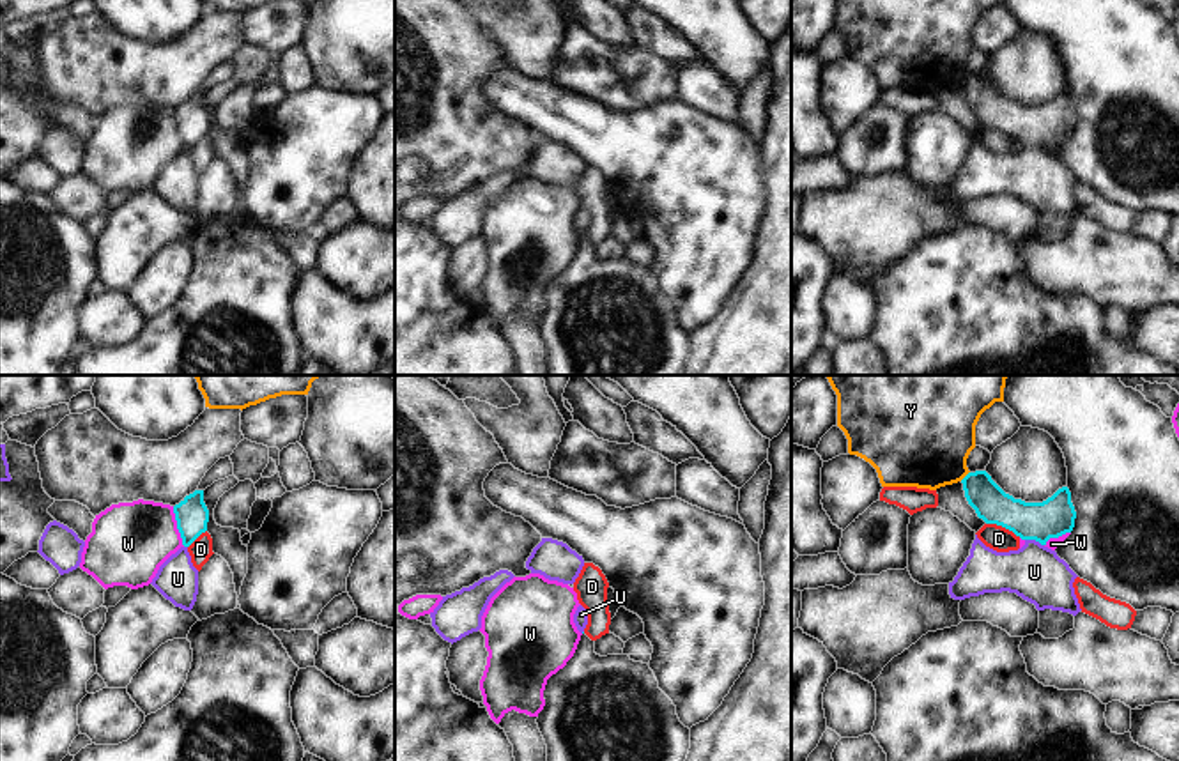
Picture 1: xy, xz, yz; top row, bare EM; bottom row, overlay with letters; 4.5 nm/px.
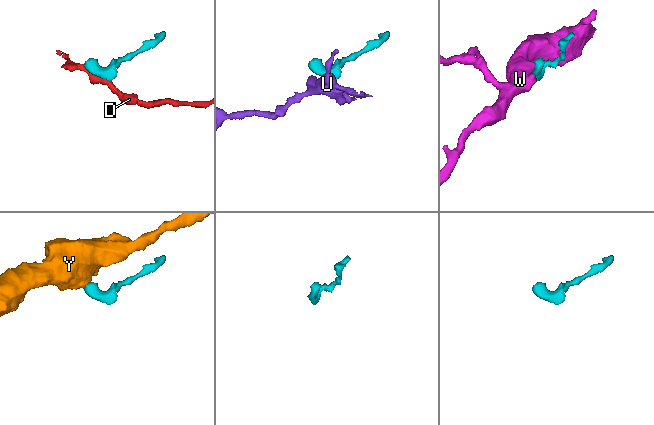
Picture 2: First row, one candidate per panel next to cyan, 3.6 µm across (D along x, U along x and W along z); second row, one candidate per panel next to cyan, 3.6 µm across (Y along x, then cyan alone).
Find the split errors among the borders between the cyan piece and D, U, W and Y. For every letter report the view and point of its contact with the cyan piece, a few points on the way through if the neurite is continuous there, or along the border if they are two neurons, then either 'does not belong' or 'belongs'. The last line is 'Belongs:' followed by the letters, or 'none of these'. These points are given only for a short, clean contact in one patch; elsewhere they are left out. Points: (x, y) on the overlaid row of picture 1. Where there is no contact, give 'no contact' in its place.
D: contact yz (1004, 526); border yz (986, 522), (1004, 526), (1020, 537); does not belong
U: contact yz (1034, 538); way yz (1054, 517), (1034, 538), (1034, 572); belongs
W: contact xy (177, 526); border xy (172, 507), (176, 528), (184, 545); does not belong
Y: contact yz (965, 476); border yz (969, 471), (960, 480); does not belong
Belongs: U

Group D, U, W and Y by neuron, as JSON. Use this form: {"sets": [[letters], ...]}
{"sets": [["D"], ["U"], ["W"], ["Y"]]}

